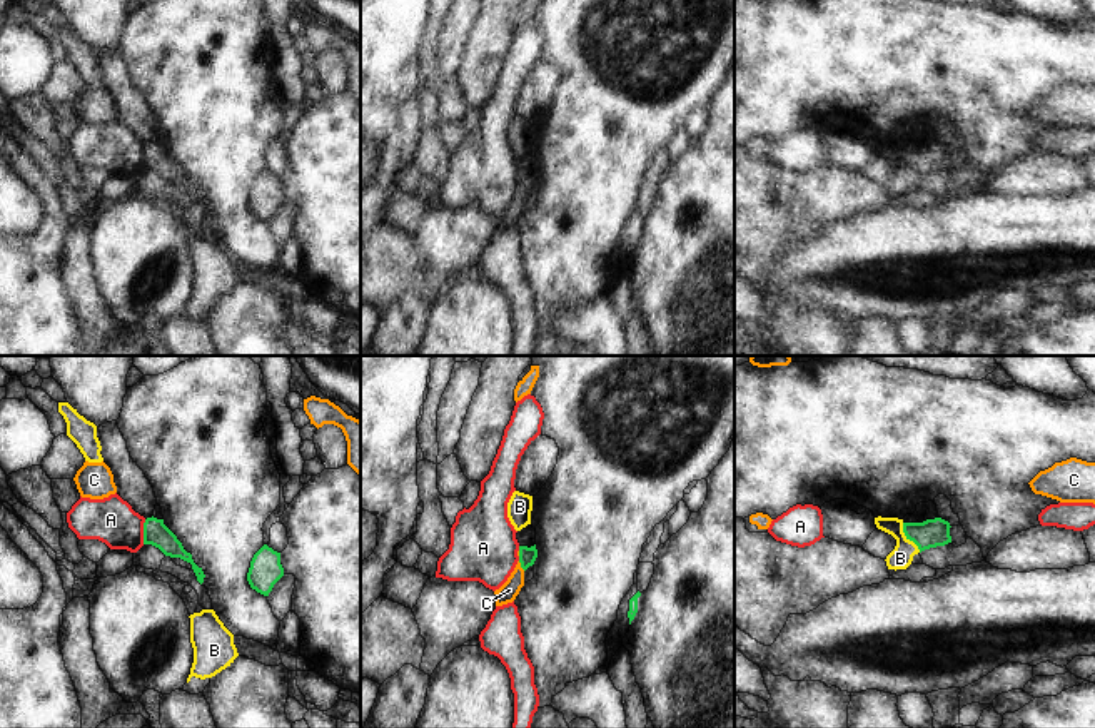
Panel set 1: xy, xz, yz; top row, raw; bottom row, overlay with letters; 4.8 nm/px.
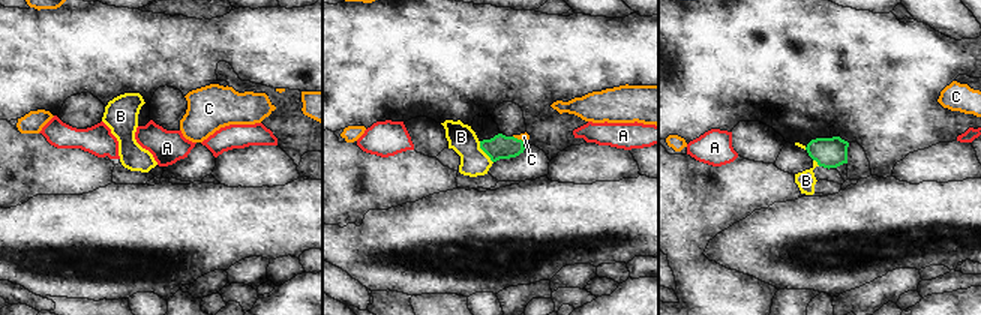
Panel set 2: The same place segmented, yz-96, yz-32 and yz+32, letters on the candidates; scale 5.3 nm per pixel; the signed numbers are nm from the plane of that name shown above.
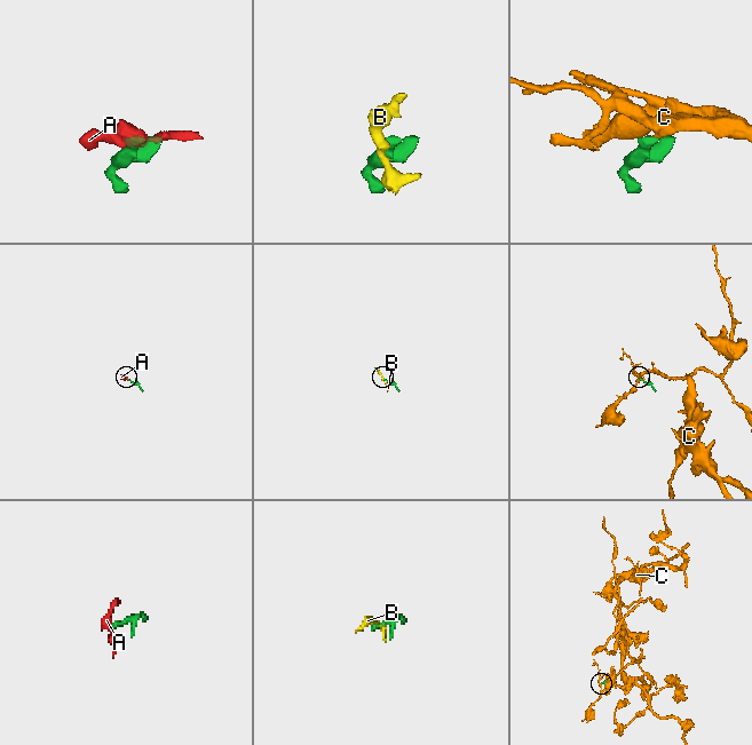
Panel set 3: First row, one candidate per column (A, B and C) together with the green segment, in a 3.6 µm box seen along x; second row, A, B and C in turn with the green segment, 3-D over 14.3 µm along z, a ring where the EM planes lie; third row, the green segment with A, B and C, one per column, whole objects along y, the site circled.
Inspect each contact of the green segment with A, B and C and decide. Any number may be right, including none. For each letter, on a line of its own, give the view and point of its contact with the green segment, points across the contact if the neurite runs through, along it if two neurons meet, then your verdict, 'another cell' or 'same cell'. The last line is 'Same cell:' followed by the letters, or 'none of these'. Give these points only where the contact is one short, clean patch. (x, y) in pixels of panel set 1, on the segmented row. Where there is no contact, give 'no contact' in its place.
A: meets green in xy at (144, 531); another cell
B: meets green in yz at (908, 538); border along yz (902, 523), (902, 531), (920, 551); another cell
C: meets green in xz at (521, 566); runs through xz (526, 555), (521, 566), (509, 590); same cell
Same cell: C

